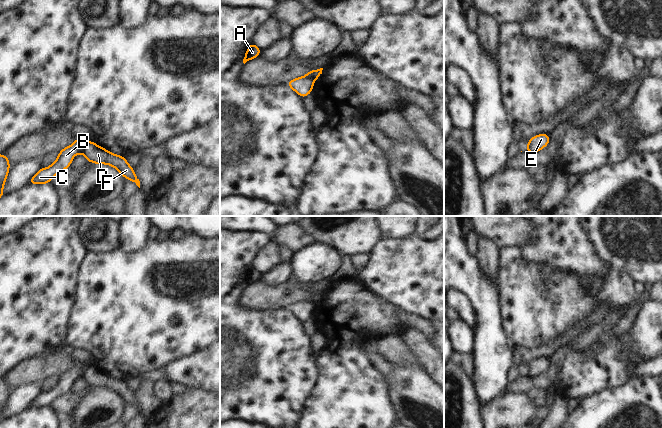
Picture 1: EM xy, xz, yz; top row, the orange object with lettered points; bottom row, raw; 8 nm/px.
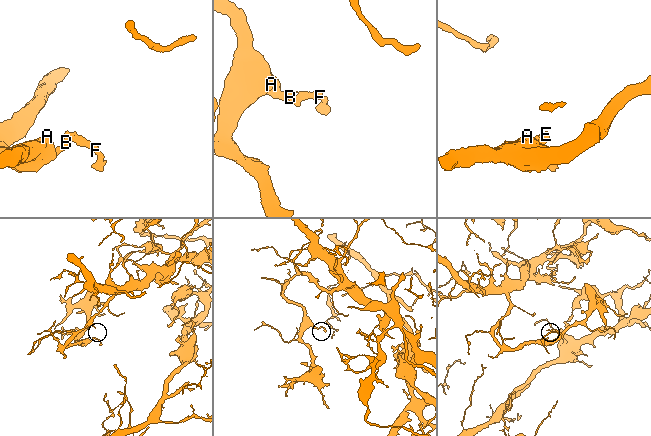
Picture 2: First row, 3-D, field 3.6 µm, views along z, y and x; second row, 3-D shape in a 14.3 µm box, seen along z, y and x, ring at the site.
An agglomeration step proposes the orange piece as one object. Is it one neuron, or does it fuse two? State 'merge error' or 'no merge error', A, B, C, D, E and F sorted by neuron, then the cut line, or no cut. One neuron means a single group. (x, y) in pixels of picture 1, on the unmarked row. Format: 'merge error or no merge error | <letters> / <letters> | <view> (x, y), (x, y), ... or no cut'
merge error | A B C E / D F | xy (83, 365), (80, 368), (80, 375)

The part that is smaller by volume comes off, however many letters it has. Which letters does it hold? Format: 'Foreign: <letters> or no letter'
Foreign: D, F

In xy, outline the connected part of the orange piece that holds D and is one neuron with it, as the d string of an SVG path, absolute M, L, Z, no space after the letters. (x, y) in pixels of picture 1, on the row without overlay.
M91 365L83 366L80 369L81 377L86 381L88 386L112 390L116 392L124 402L135 406L140 412L140 405L136 401L134 393L127 387L125 381L115 379Z

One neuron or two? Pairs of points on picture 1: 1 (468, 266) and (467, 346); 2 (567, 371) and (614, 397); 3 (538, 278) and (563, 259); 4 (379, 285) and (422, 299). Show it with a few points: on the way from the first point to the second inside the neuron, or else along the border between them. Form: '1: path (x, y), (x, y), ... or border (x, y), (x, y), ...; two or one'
1: border (474, 329), (474, 349), (472, 352); two
2: border (602, 390), (597, 394); two
3: border (553, 268), (560, 270); two
4: path (390, 285), (408, 285), (411, 288); one

